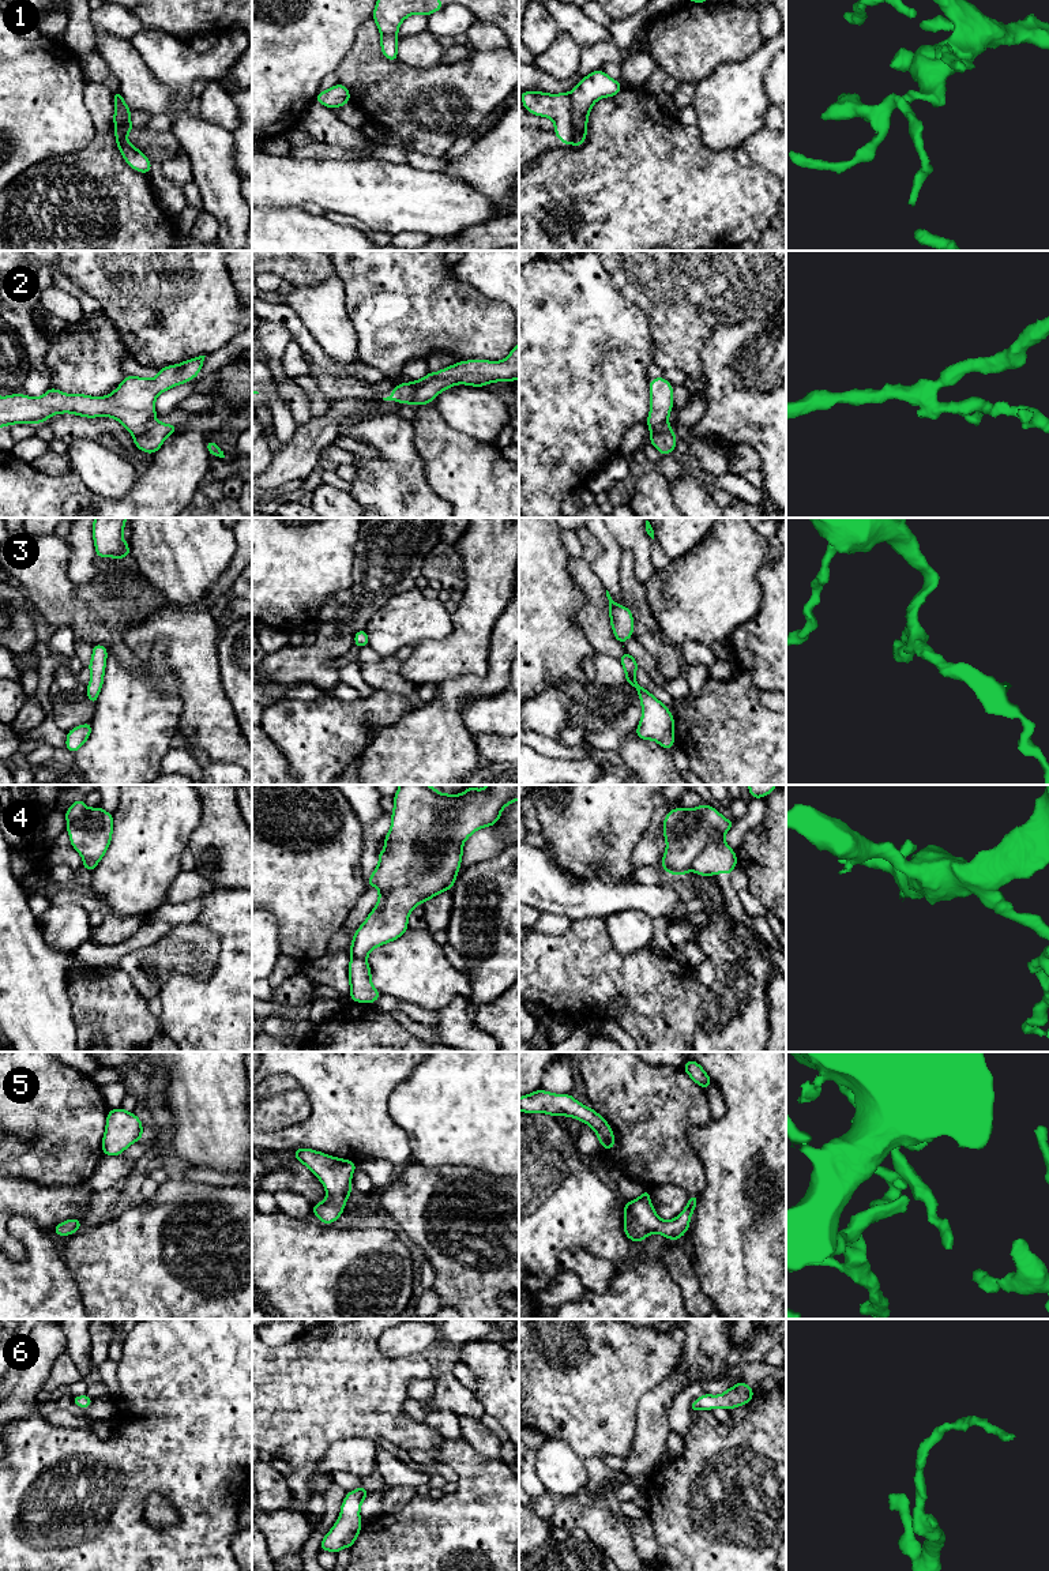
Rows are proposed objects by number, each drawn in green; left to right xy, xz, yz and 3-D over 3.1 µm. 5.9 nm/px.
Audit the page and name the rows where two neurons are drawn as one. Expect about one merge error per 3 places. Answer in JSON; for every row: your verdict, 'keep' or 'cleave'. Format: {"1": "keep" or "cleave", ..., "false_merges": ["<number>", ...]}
{"1": "cleave", "2": "keep", "3": "keep", "4": "cleave", "5": "keep", "6": "keep", "false_merges": ["1", "4"]}

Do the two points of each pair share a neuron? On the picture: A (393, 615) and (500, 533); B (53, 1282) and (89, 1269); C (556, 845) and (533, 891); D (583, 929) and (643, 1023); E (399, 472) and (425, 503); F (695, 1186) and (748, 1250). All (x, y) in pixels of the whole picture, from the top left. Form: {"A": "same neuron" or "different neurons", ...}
{"A": "different neurons", "B": "different neurons", "C": "different neurons", "D": "same neuron", "E": "same neuron", "F": "different neurons"}

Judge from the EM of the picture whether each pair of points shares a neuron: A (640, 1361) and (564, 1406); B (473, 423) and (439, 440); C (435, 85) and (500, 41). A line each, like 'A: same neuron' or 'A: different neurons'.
A: same neuron
B: different neurons
C: different neurons

